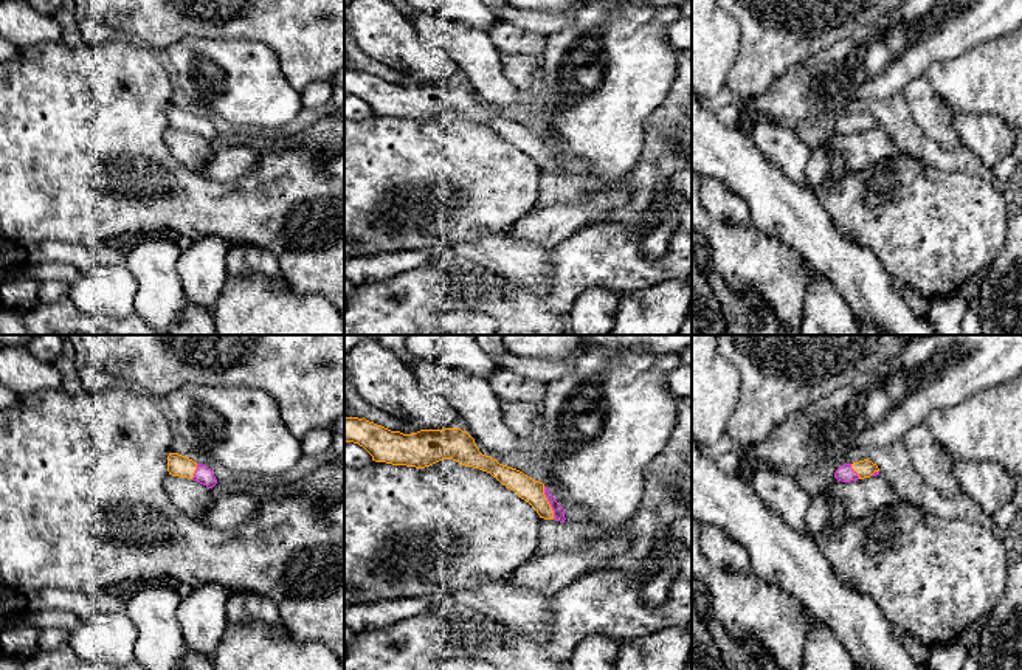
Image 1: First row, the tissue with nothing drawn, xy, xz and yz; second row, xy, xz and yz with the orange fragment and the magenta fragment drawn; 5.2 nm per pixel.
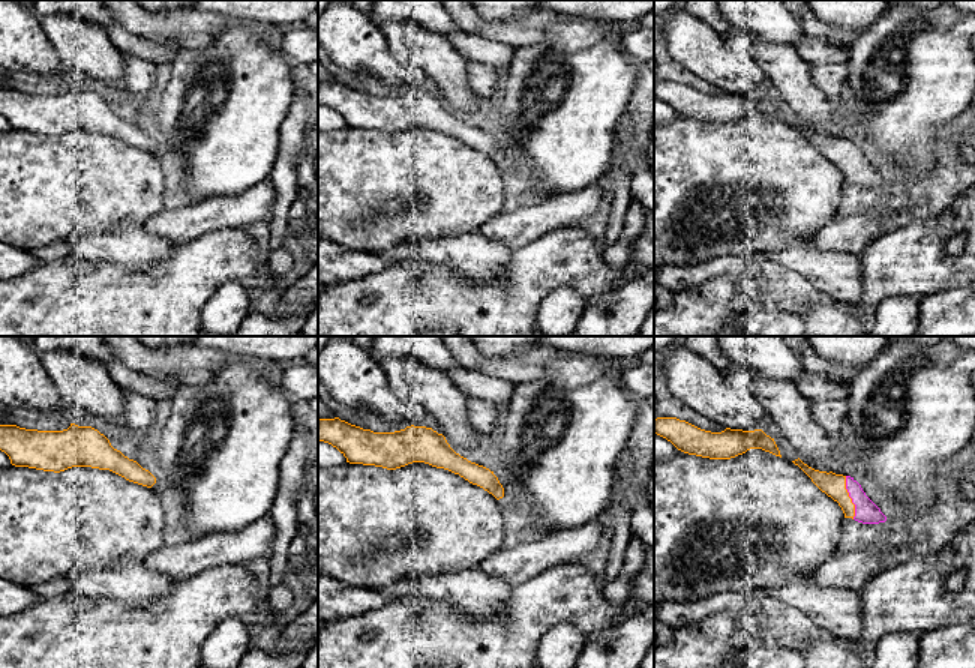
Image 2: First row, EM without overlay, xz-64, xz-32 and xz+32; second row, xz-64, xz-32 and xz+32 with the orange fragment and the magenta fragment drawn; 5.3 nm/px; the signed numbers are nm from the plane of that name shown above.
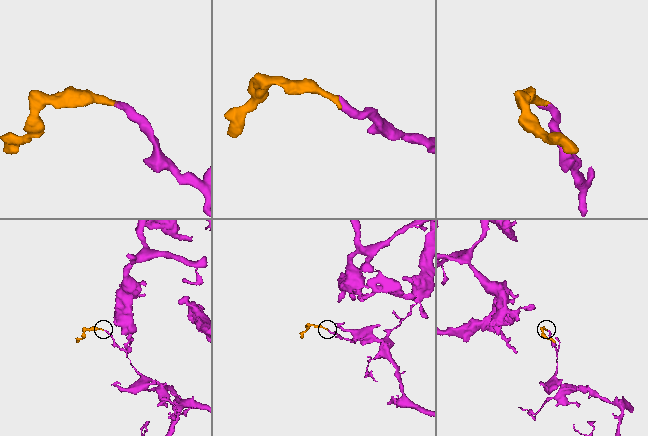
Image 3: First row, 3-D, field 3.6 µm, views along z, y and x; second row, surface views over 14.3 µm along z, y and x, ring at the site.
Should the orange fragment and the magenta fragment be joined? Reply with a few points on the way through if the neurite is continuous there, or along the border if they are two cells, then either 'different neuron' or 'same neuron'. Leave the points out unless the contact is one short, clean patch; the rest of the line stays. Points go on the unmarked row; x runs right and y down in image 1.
way xz (528, 141), (548, 155), (559, 165); same neuron

